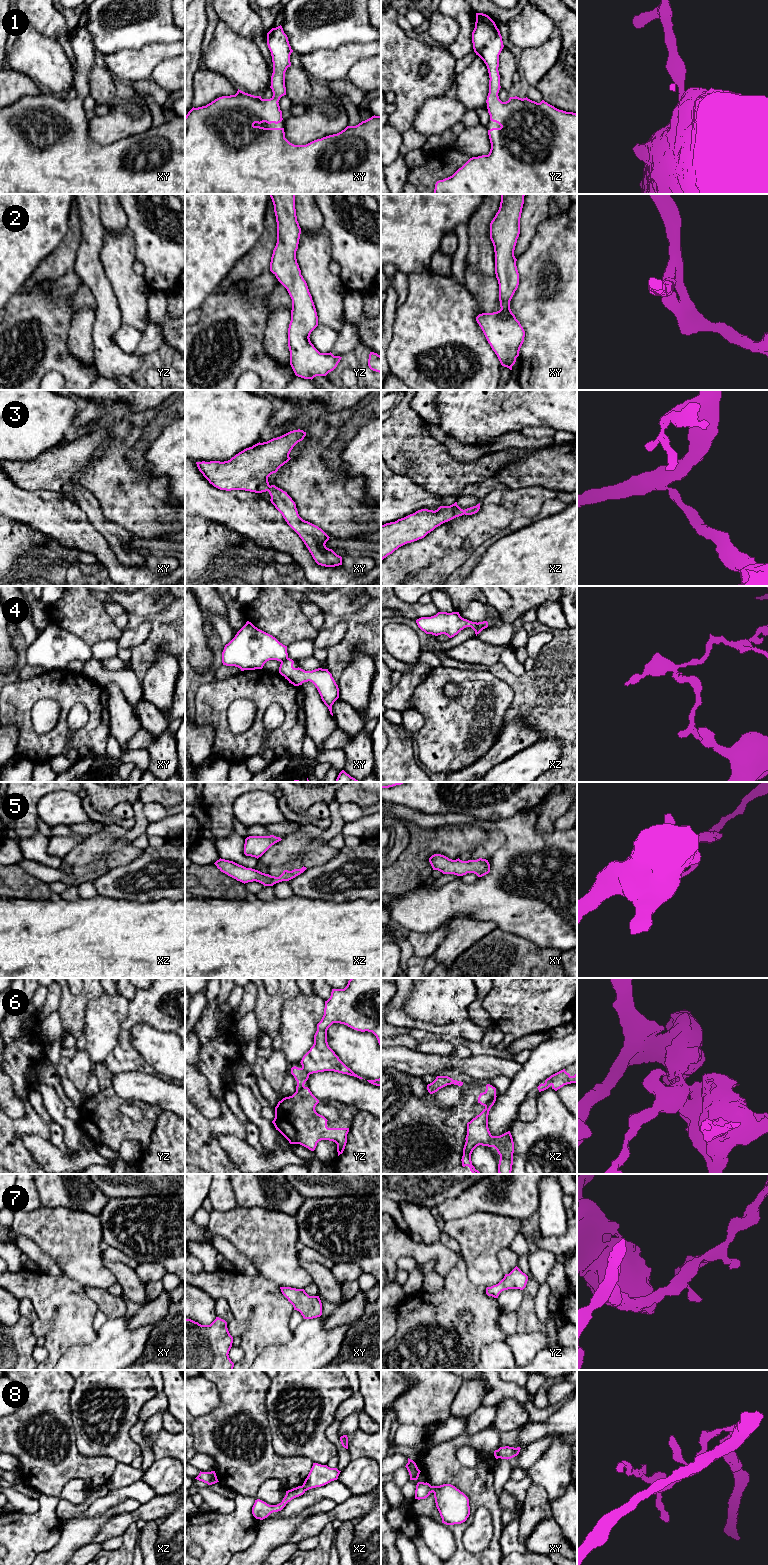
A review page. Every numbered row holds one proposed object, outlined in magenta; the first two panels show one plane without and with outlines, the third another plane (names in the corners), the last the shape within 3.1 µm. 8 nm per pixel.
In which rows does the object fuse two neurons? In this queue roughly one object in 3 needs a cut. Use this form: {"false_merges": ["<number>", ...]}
{"false_merges": ["4", "6", "8"]}

